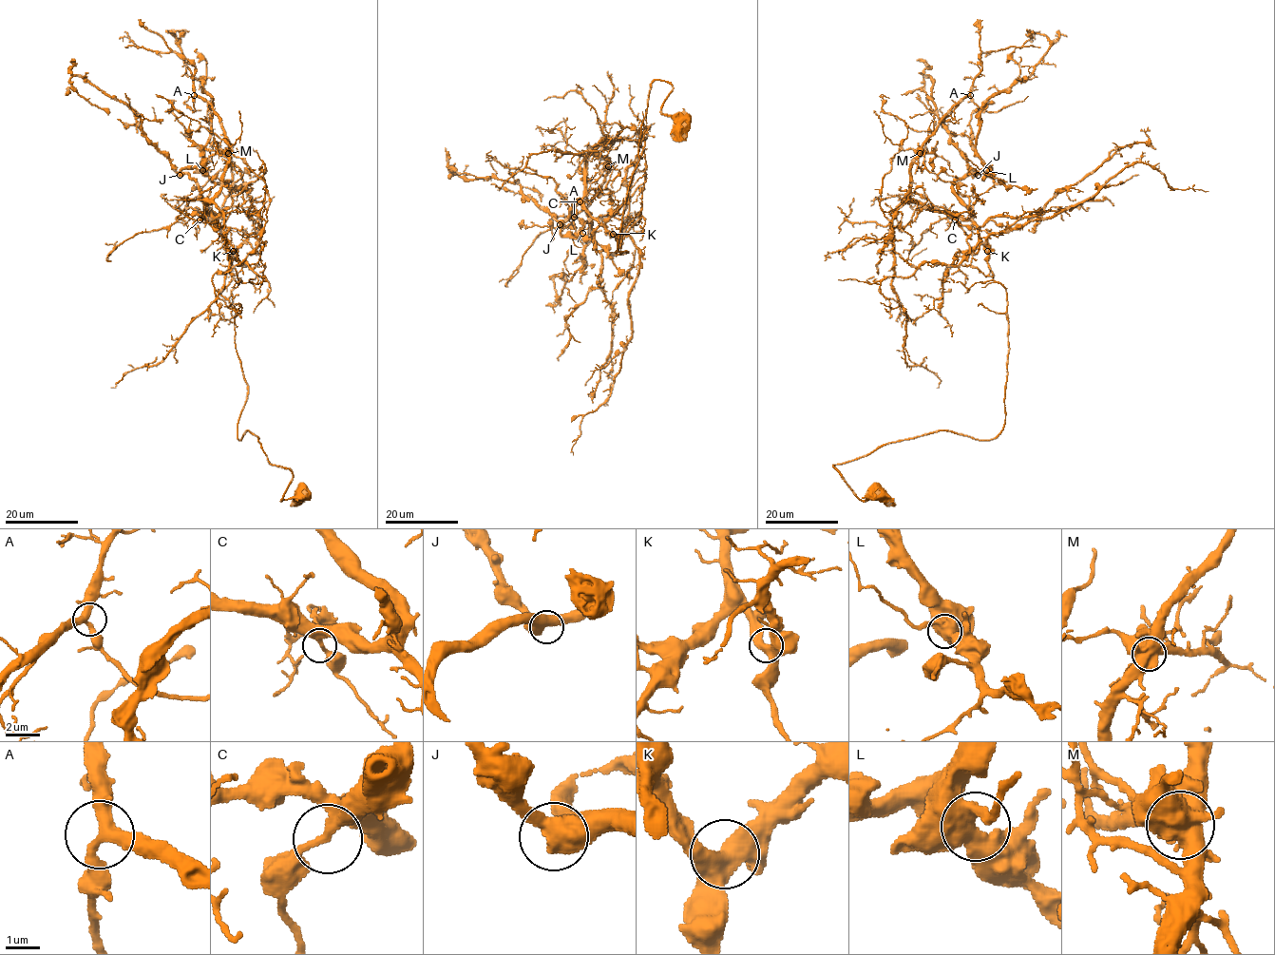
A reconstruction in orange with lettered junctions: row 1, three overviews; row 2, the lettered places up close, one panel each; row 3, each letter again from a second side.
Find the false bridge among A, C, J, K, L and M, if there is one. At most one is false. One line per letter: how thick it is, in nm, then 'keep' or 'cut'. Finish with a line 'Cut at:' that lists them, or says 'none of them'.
A: calibre 360 nm; keep
C: calibre 280 nm; keep
J: calibre 500 nm; keep
K: calibre 480 nm; keep
L: calibre 500 nm; keep
M: calibre 750 nm; cut
Cut at: M

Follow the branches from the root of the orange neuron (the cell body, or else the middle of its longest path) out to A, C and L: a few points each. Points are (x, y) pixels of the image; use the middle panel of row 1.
A: (683, 121), (656, 80), (628, 252), (583, 200), (603, 156), (574, 217)
C: (683, 121), (661, 112), (673, 86), (656, 80), (618, 239), (628, 252), (611, 253), (618, 240), (580, 201)
L: (683, 121), (656, 80), (628, 252), (579, 200), (561, 234), (582, 233)

